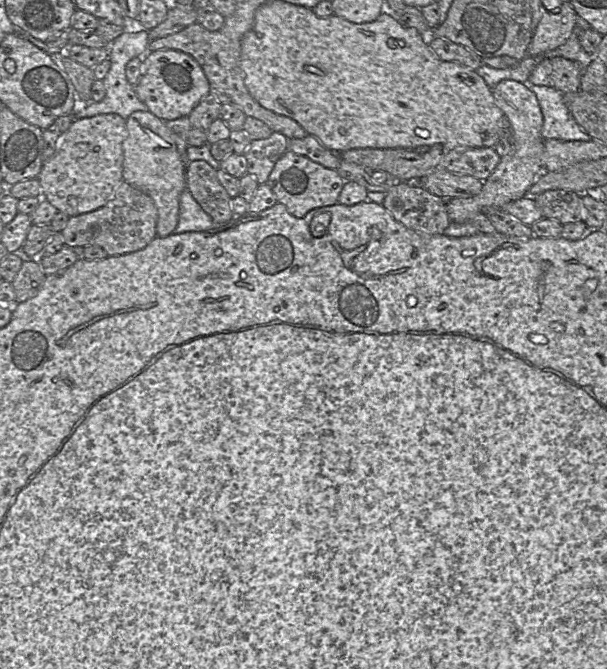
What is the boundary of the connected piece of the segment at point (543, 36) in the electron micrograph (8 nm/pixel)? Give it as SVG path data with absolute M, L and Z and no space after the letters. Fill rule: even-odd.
M564 2L559 12L545 12L534 30L528 55L538 56L562 46L576 27L576 15L569 2Z

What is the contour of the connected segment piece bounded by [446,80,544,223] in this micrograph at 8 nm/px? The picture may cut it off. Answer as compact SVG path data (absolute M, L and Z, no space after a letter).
M502 80L493 89L492 94L497 106L510 122L513 135L511 151L501 157L491 175L484 181L479 194L469 198L446 200L446 210L451 222L466 223L471 221L484 207L498 207L510 201L528 196L527 192L542 172L541 156L544 138L541 134L543 114L536 95L524 83L515 80Z

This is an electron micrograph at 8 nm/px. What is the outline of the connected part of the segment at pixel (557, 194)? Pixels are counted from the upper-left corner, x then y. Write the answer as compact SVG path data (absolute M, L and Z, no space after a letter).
M548 190L534 197L543 217L561 224L584 221L583 203L580 195L570 190Z

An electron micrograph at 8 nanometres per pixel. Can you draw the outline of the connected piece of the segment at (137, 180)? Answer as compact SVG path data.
M136 111L126 120L126 138L123 143L123 180L147 194L158 211L156 233L167 237L174 233L179 221L179 203L186 189L186 166L178 153L172 133L166 122L150 111Z

